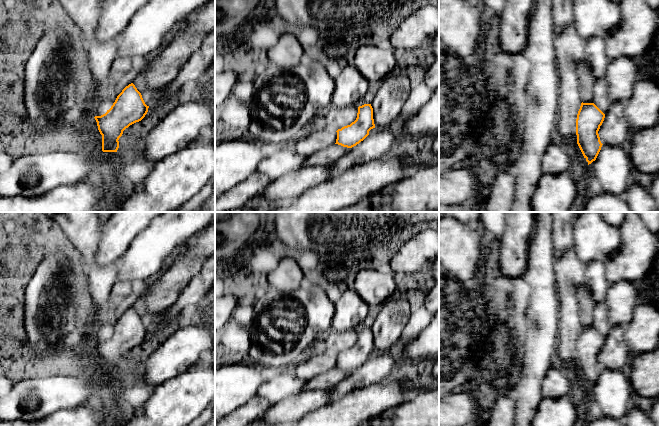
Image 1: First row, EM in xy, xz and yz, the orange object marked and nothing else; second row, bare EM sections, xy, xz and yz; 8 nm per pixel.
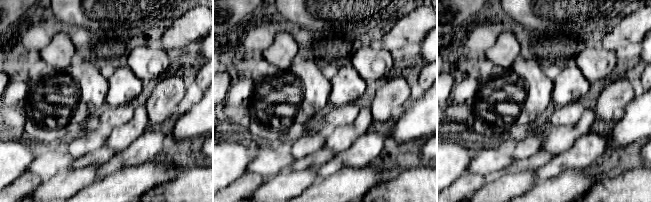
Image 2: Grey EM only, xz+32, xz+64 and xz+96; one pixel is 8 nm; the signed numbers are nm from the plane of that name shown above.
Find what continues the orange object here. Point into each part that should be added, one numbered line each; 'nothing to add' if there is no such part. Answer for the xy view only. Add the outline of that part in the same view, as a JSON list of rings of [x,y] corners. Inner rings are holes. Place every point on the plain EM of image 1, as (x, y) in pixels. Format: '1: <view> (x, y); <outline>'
1: xy (124, 294); [[[116,281],[112,287],[109,301],[103,309],[91,309],[89,317],[85,320],[85,330],[89,340],[101,340],[105,338],[112,330],[111,324],[116,323],[122,314],[131,308],[139,298],[140,288],[132,282]]]

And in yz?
1: yz (586, 303); [[[585,285],[577,289],[577,300],[580,310],[580,320],[583,327],[593,327],[593,309],[595,301]]]

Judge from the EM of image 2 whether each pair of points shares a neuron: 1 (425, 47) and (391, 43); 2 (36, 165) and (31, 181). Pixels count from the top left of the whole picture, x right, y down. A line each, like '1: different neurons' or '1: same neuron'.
1: different neurons
2: different neurons

